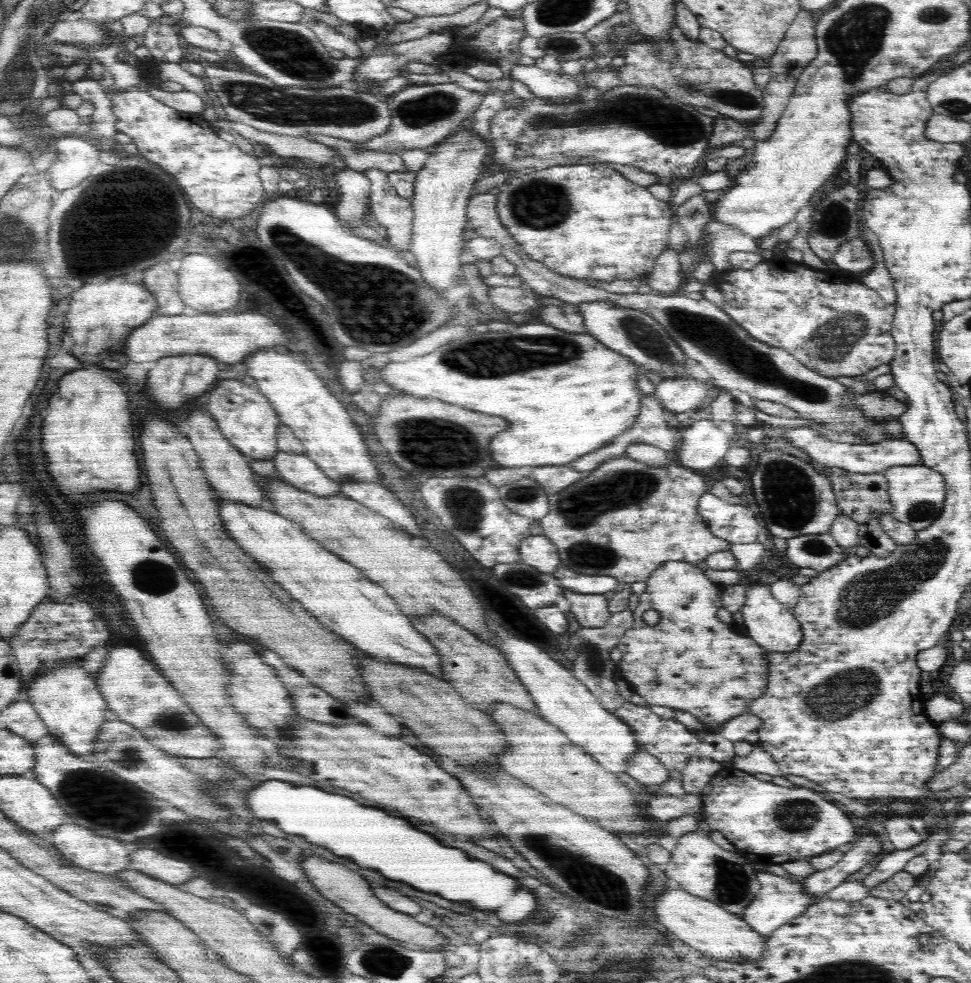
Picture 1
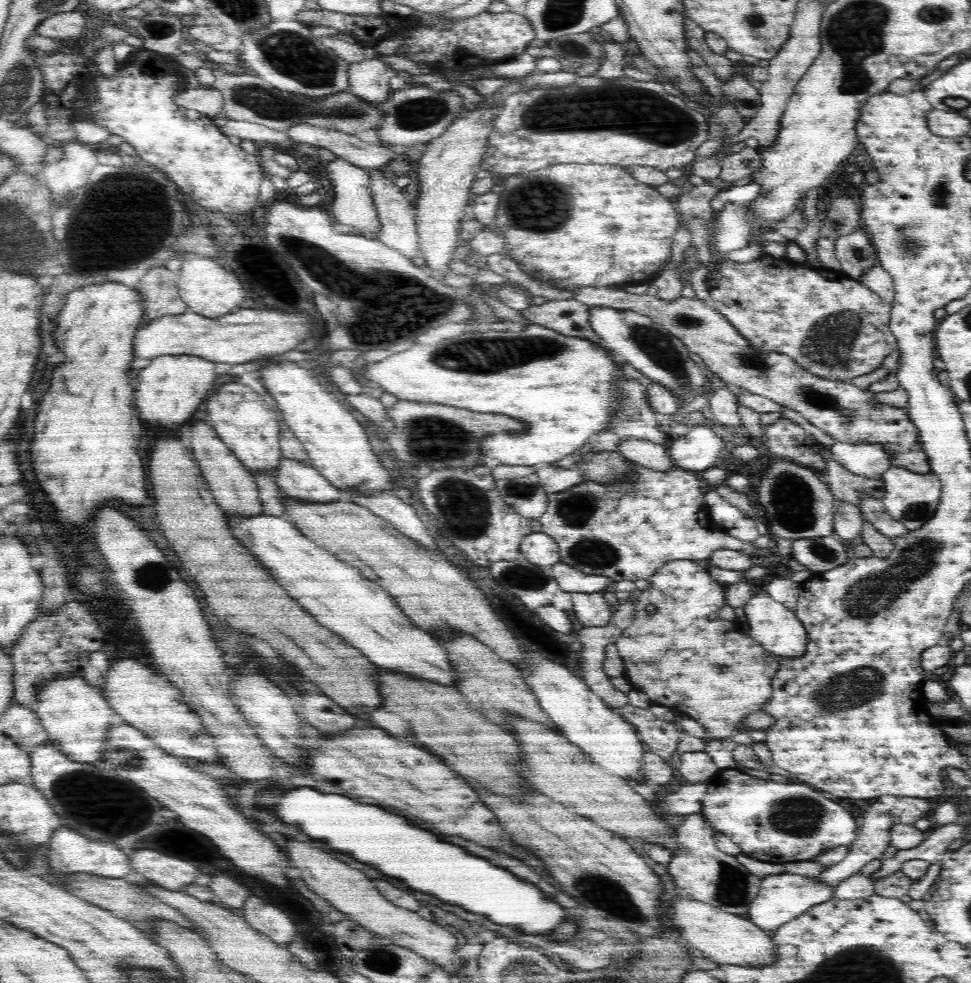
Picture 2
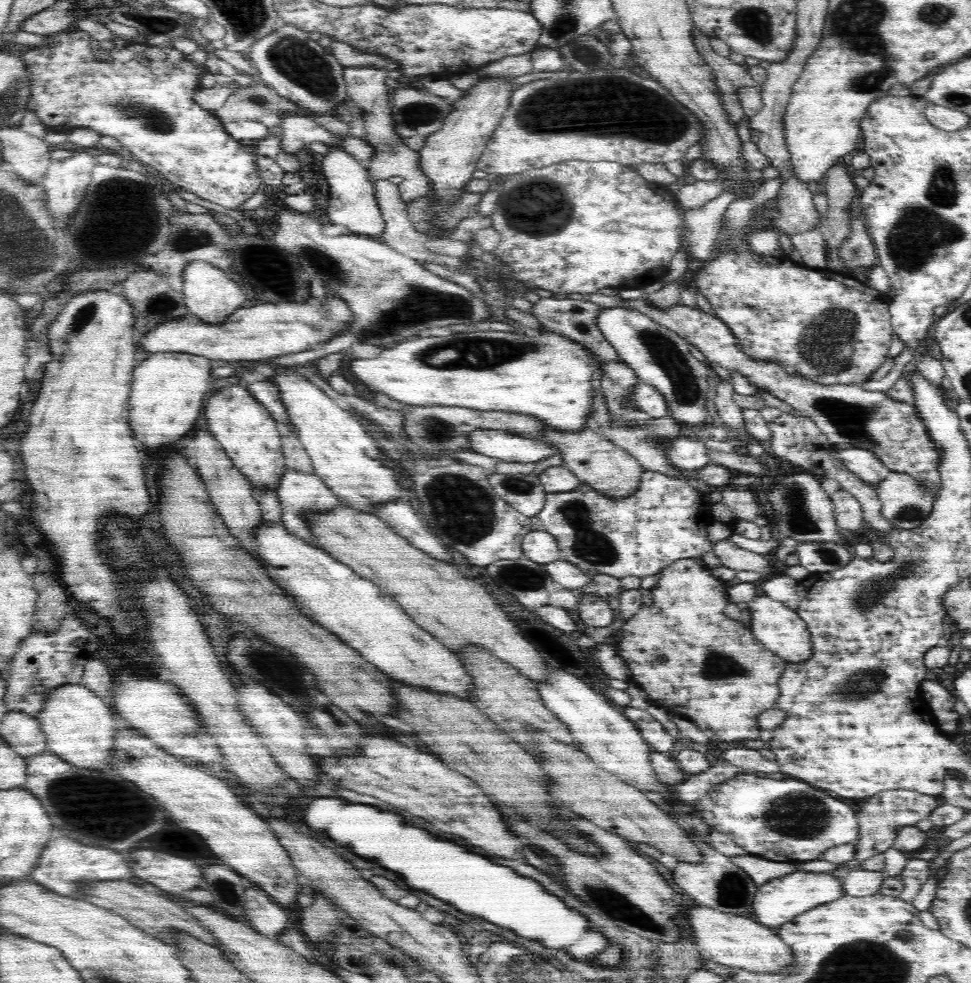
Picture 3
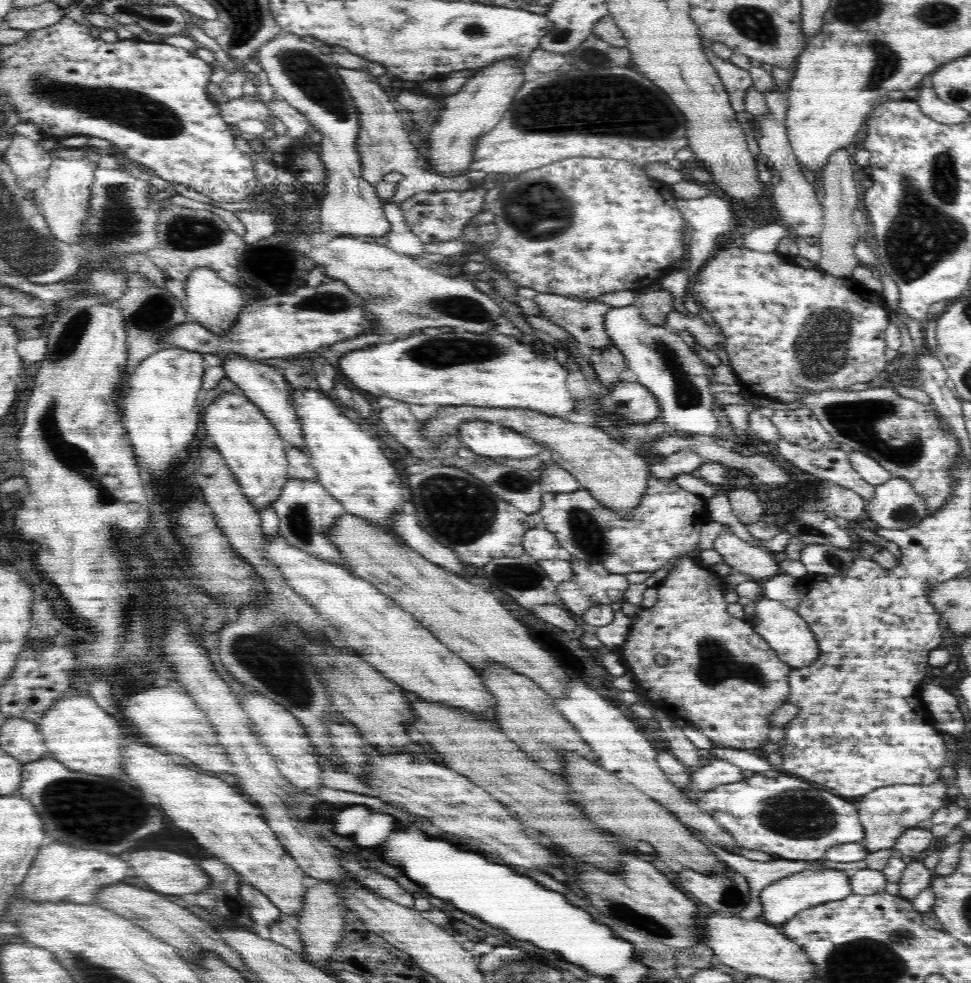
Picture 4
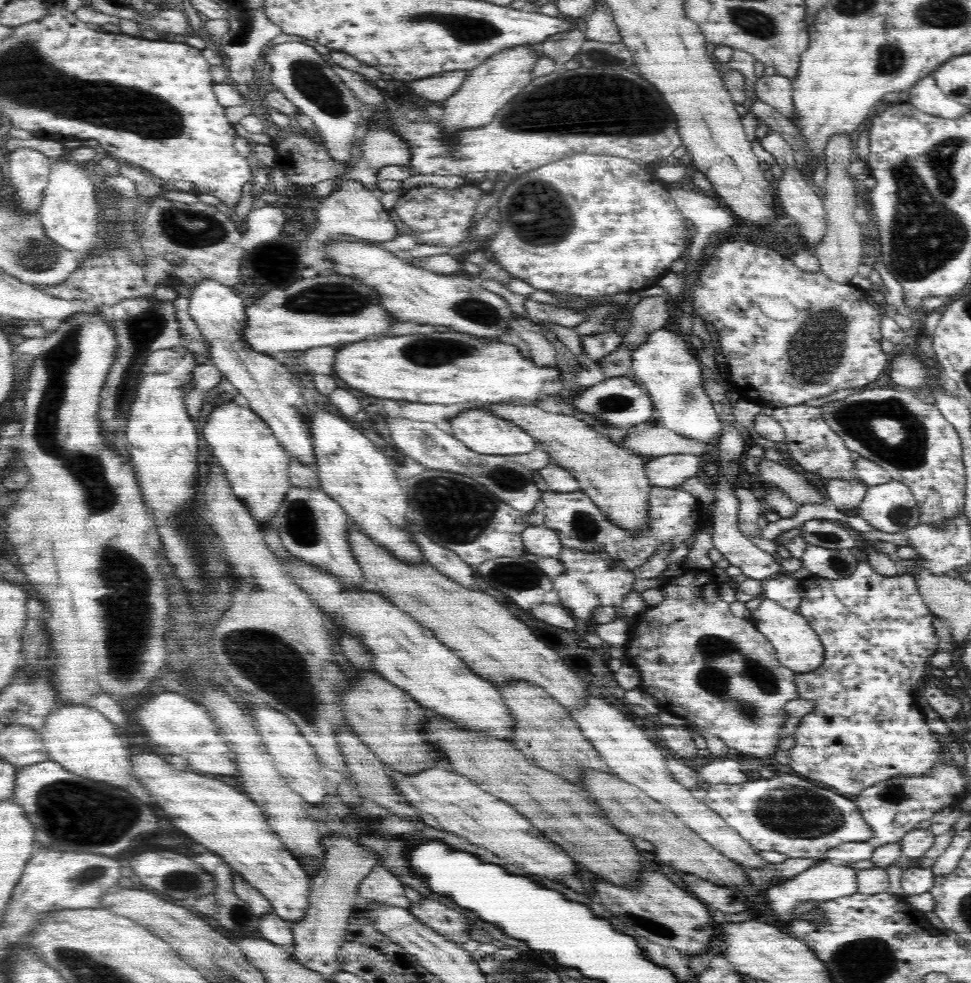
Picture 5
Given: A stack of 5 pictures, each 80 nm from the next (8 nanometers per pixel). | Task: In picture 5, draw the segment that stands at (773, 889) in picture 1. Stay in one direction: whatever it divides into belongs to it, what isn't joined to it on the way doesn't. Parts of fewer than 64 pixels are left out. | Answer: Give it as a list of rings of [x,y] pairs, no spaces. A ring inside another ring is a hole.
[[[822,859],[816,865],[796,874],[796,876],[781,880],[776,884],[769,884],[764,889],[765,902],[767,902],[770,910],[769,917],[773,922],[775,918],[789,922],[792,920],[792,912],[798,908],[800,902],[831,901],[858,893],[857,872],[858,870],[848,864],[835,864]]]

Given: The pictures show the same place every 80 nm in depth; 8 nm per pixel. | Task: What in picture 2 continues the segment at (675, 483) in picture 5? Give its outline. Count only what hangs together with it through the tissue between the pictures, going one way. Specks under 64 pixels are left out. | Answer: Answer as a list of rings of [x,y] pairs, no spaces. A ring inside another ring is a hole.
[[[706,424],[704,426],[696,425],[694,427],[689,425],[687,434],[681,437],[672,437],[672,441],[668,445],[667,450],[676,468],[697,473],[713,468],[718,458],[726,455],[724,452],[726,450],[724,448],[724,442],[706,427]]]

